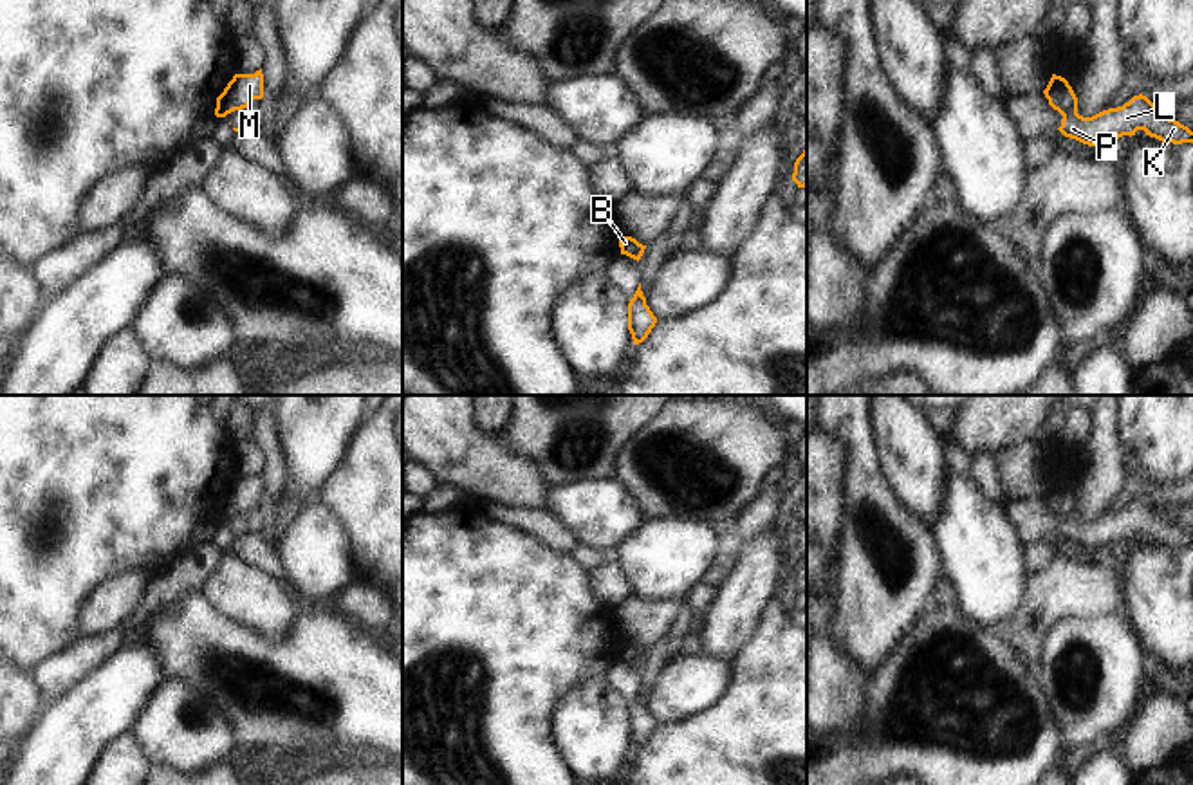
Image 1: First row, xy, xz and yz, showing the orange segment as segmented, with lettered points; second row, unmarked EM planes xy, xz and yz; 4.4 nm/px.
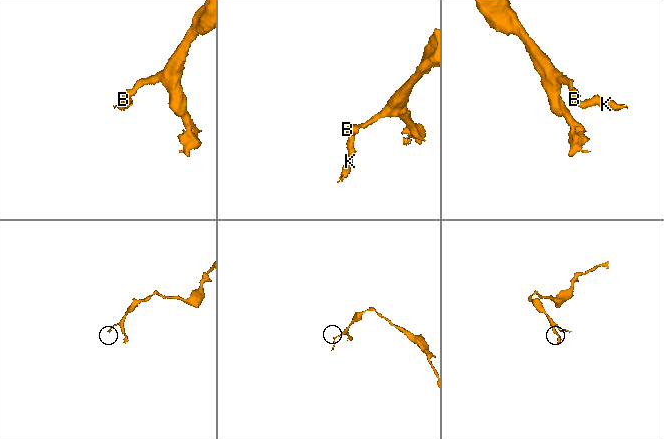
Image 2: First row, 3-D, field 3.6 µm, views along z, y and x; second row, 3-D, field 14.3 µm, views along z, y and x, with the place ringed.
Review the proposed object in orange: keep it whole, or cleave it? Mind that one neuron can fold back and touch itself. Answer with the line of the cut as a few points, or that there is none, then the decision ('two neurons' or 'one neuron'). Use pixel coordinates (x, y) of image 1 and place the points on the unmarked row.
cut yz (1076, 513), (1060, 517); two neurons

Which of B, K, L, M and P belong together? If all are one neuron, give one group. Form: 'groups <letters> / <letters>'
groups B M / K L P

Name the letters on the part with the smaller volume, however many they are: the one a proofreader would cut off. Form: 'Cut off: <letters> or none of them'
Cut off: K, L, P

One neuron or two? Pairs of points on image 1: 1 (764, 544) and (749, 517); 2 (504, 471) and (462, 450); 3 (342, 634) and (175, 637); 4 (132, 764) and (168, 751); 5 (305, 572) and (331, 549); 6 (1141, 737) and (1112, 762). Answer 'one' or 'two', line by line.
1: two
2: one
3: one
4: two
5: one
6: two

